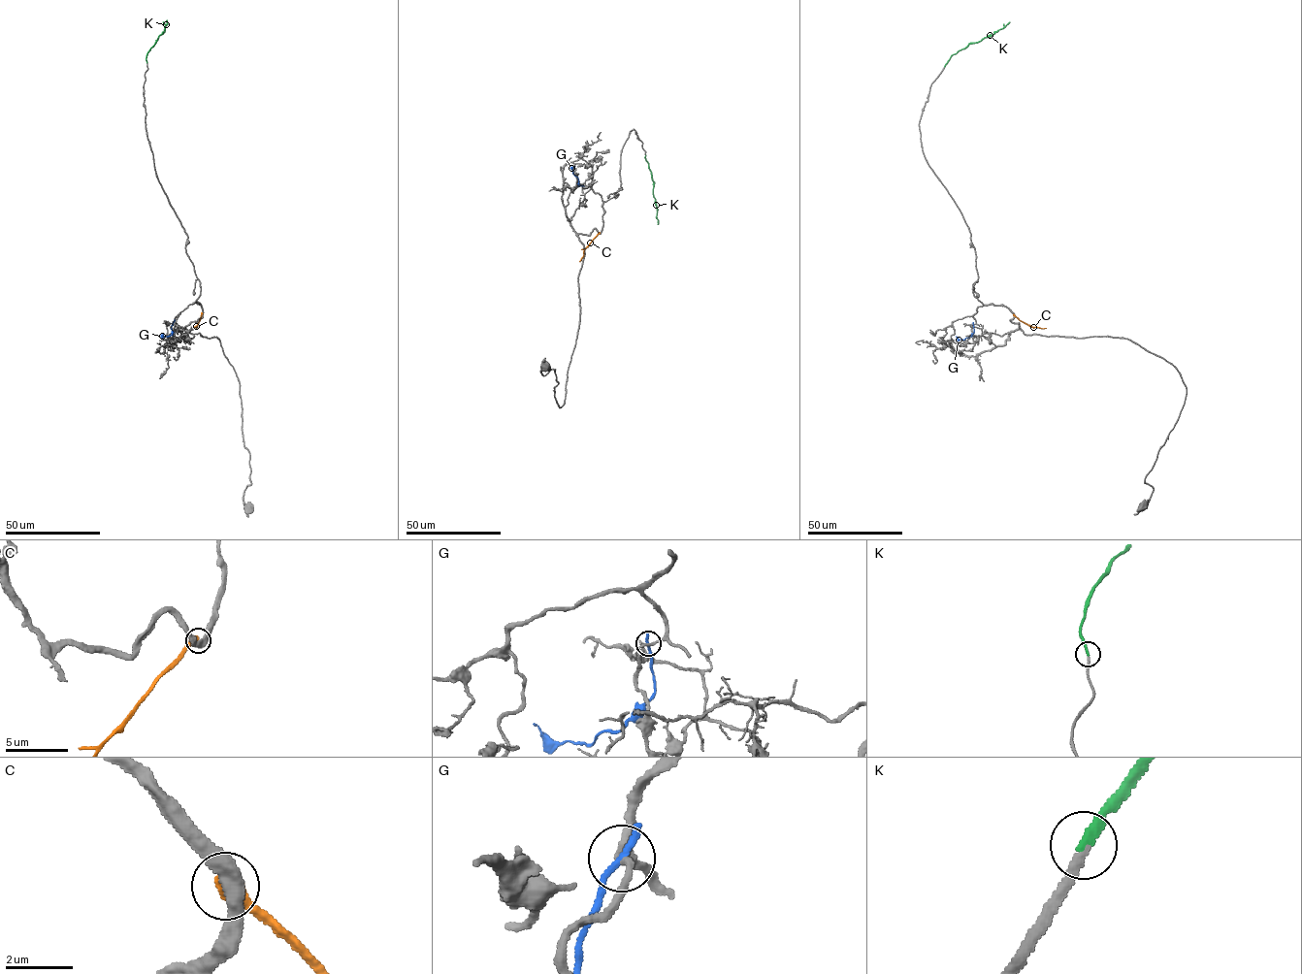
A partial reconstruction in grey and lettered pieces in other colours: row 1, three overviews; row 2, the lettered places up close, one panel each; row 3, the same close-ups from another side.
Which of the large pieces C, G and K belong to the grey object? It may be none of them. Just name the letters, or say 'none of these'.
K

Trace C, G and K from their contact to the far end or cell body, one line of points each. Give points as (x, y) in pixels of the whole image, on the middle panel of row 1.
C: (600, 233), (579, 261)
G: (582, 186), (577, 185), (578, 178), (572, 171), (574, 166)
K: (645, 155), (654, 182), (658, 224)

